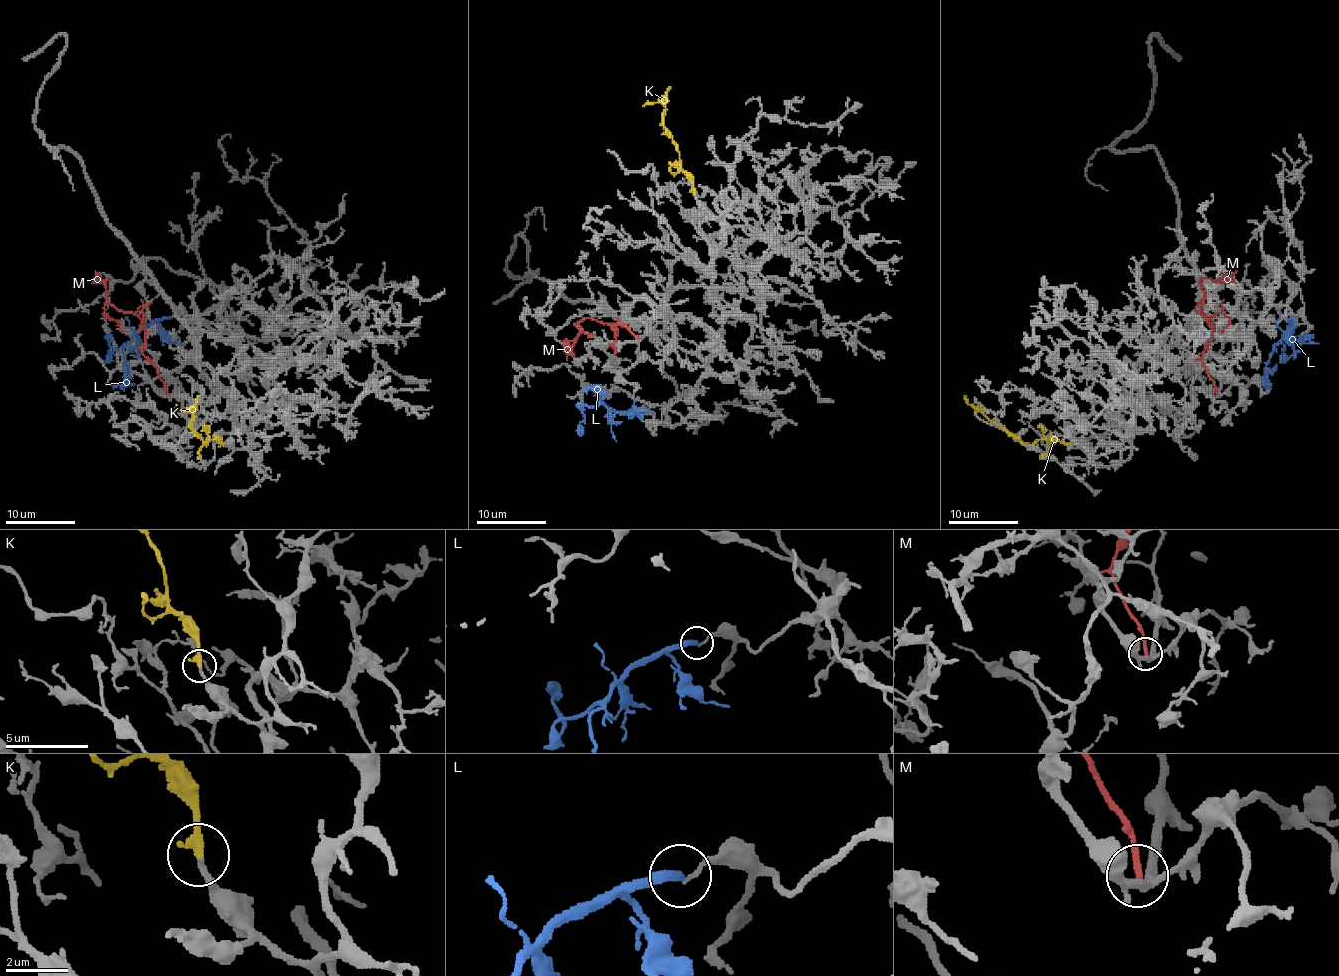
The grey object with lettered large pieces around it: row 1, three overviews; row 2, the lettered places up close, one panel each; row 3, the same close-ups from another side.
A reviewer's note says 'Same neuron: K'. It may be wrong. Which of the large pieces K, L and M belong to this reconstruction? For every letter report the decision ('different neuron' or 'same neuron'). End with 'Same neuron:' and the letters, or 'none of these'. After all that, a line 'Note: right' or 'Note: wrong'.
K: same neuron
L: different neuron
M: different neuron
Same neuron: K
Note: right

